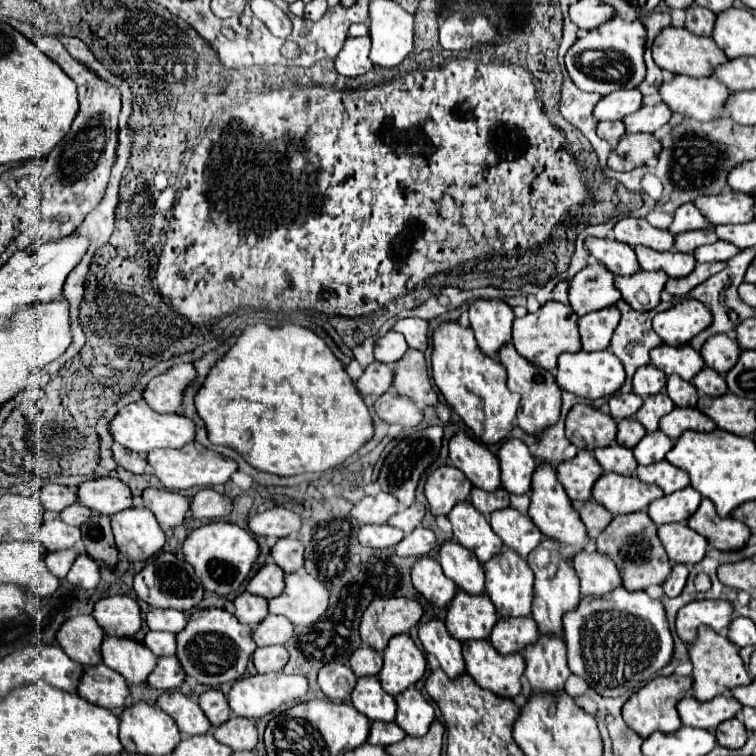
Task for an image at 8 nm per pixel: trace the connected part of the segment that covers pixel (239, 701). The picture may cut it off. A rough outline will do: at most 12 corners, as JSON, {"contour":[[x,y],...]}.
{"contour":[[300,675],[238,679],[228,703],[234,715],[260,719],[284,701],[304,699]]}

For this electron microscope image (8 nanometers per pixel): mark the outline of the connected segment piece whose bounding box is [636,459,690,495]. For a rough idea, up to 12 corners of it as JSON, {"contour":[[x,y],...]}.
{"contour":[[666,459],[638,465],[636,477],[666,495],[690,485],[686,471]]}

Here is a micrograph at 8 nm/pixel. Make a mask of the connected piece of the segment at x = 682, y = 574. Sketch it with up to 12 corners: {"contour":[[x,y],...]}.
{"contour":[[674,563],[662,583],[668,597],[680,595],[688,567]]}

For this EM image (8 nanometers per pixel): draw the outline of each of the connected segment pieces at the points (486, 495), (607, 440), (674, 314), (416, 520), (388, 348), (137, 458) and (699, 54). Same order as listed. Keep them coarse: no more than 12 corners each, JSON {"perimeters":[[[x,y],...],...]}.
{"perimeters":[[[470,491],[470,503],[484,515],[510,505],[508,491]],[[590,405],[566,415],[566,437],[580,449],[606,447],[616,421]],[[696,299],[656,313],[654,331],[682,345],[704,331],[712,313]],[[414,501],[388,519],[388,525],[408,535],[420,525],[426,511]],[[400,333],[376,339],[374,359],[398,361],[408,349]],[[118,443],[112,445],[112,455],[118,467],[146,473],[144,455],[132,453]],[[664,27],[652,57],[670,73],[704,77],[728,57],[684,27]]]}

